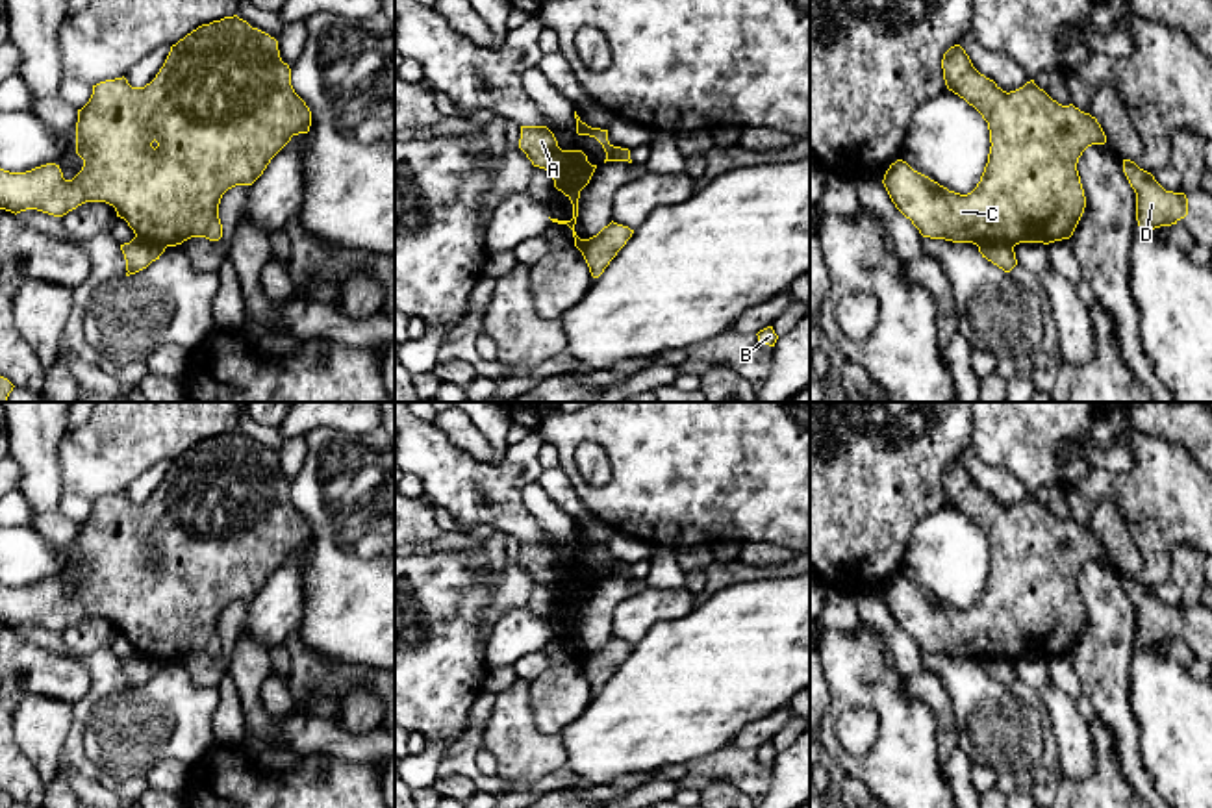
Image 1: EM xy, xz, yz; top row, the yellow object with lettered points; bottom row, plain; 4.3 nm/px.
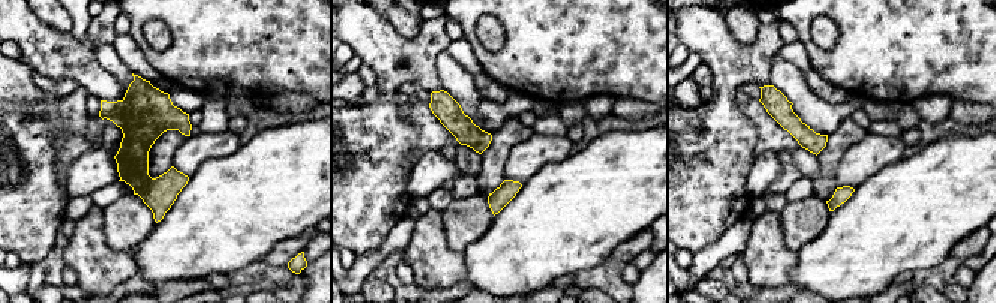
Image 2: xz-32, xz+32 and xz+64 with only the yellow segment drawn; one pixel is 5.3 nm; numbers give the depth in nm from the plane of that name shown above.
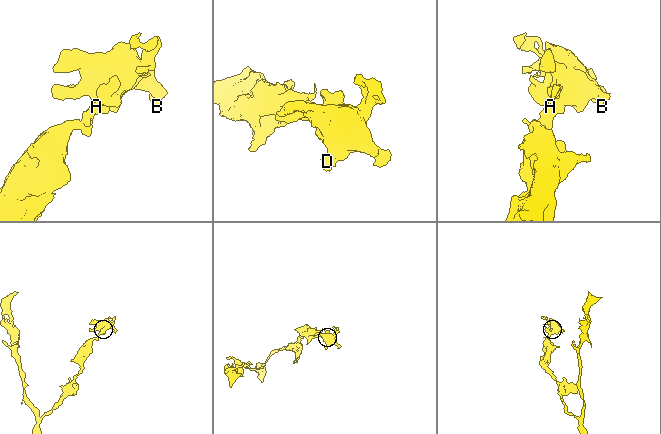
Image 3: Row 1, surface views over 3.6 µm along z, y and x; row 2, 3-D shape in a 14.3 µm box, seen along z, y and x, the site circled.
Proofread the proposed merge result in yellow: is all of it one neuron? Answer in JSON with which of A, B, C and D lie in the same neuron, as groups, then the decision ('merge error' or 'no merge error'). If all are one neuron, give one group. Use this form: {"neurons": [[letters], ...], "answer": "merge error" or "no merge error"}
{"neurons": [["A"], ["B", "C", "D"]], "answer": "merge error"}

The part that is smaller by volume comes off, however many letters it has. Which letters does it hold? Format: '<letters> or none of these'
B, C, D

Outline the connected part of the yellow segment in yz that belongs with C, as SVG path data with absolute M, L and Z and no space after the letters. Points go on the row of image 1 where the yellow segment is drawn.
M960 44L941 59L949 91L973 106L990 130L990 154L977 187L960 195L897 159L884 174L884 187L895 208L912 221L923 237L953 243L1054 243L1069 239L1084 213L1086 196L1077 170L1079 158L1092 145L1105 145L1106 135L1090 113L1073 104L1053 100L1034 80L1016 91L1003 91L980 74Z

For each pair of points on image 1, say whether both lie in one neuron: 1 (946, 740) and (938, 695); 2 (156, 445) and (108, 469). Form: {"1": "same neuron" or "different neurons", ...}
{"1": "same neuron", "2": "same neuron"}

